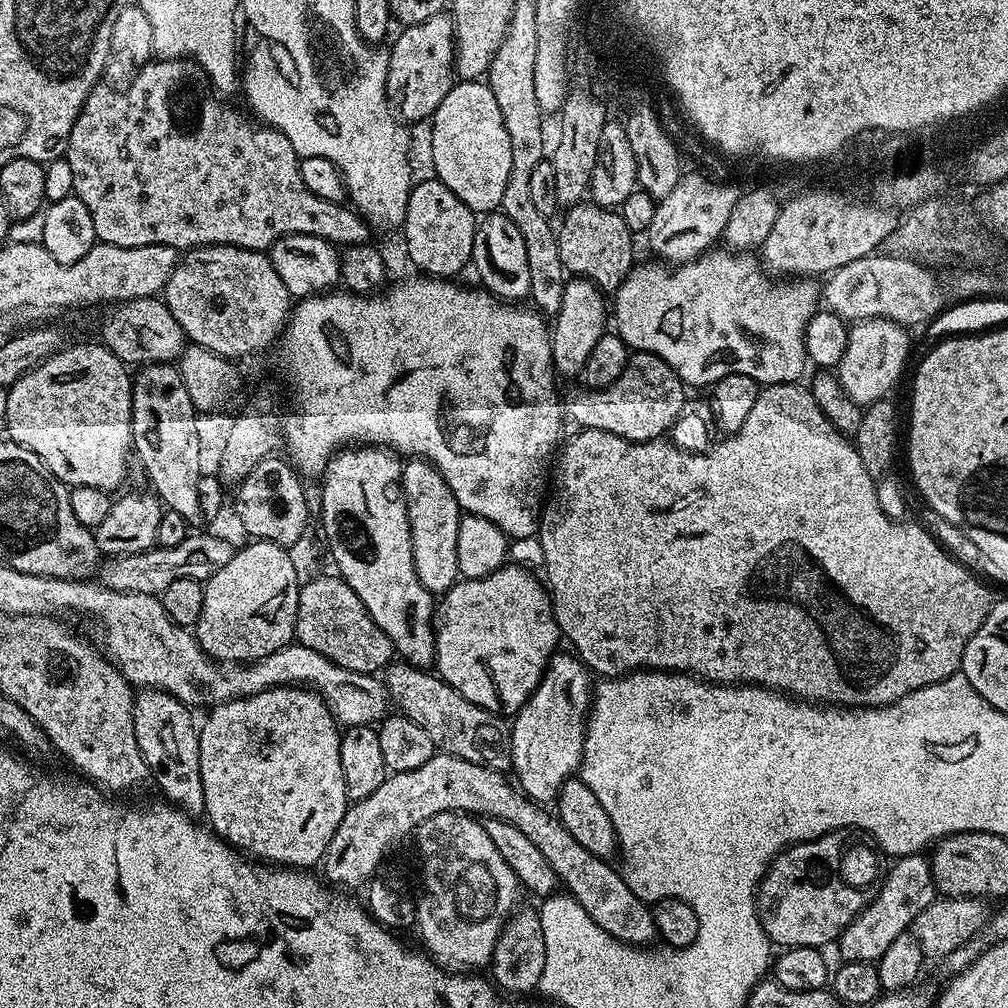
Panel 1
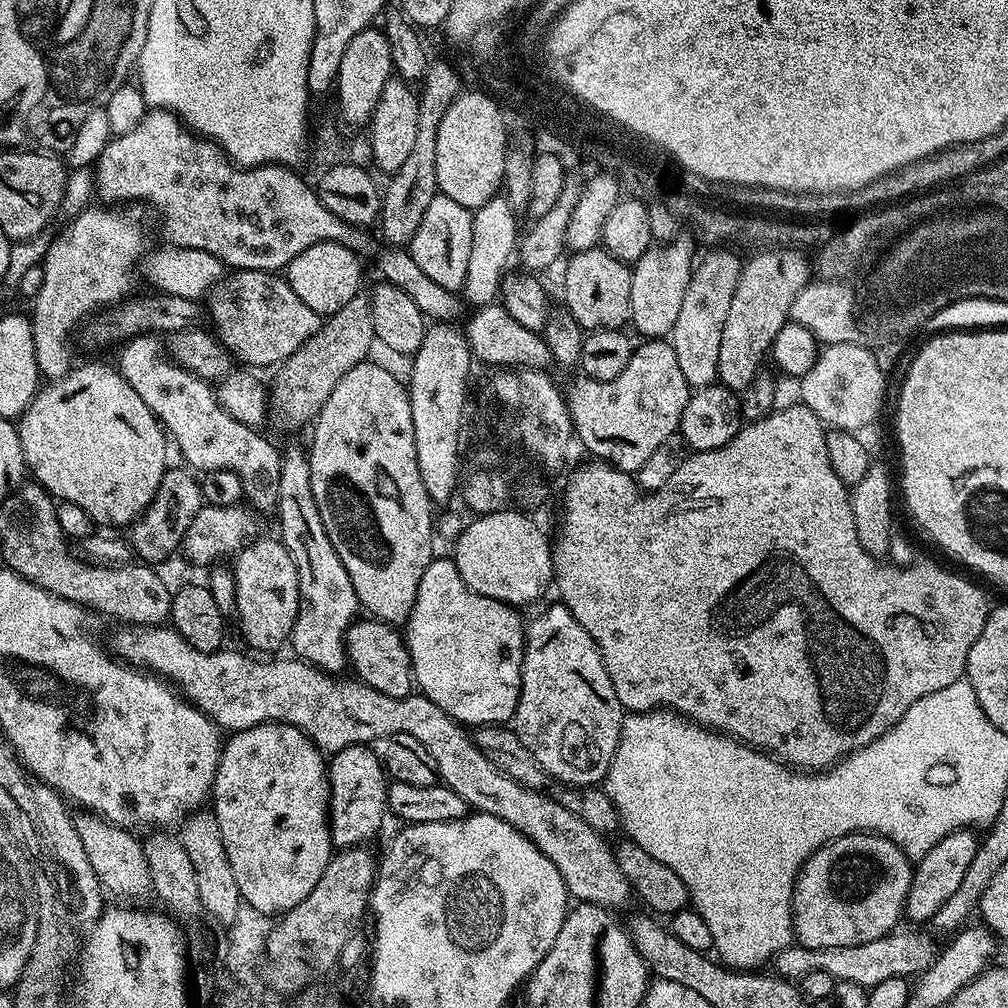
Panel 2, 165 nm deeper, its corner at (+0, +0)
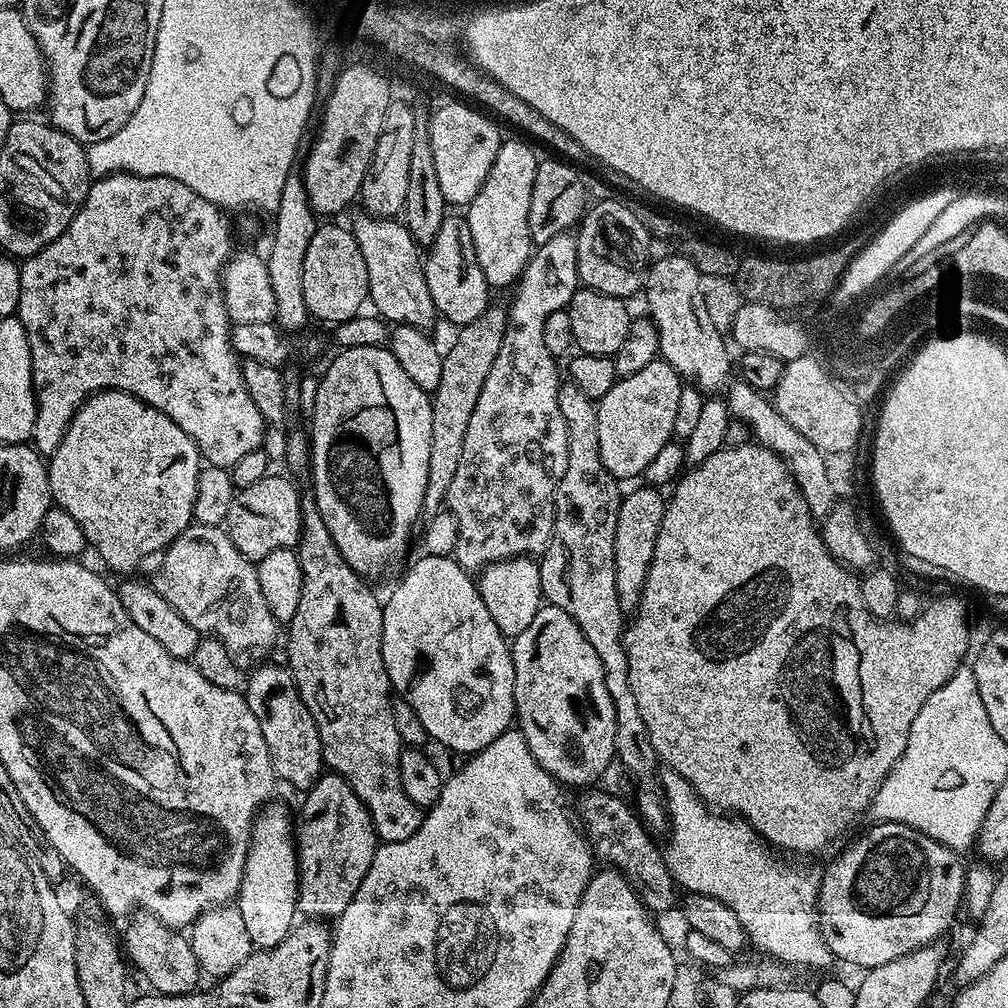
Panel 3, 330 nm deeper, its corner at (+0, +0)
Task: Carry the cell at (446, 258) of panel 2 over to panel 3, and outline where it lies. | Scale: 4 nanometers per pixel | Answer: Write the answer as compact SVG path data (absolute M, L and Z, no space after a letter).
M448 214L444 217L437 236L427 245L423 262L430 298L434 298L434 306L443 319L445 316L455 326L472 324L490 306L490 282L482 274L482 266L478 266L474 242L470 238L470 226L463 215Z

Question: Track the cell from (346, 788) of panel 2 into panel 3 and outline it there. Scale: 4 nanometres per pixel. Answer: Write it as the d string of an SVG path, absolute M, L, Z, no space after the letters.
M324 774L321 775L318 780L316 780L315 784L307 791L303 793L304 796L304 805L300 808L300 816L298 812L298 819L295 821L294 824L294 835L296 838L296 861L300 863L300 889L298 890L298 898L296 899L299 911L301 913L305 912L305 917L308 918L328 918L324 916L332 916L331 918L339 918L340 915L346 910L346 906L350 906L350 902L354 898L354 894L358 894L358 886L362 886L362 878L366 878L366 870L370 870L370 862L374 862L374 854L376 853L377 847L378 847L378 837L376 834L376 831L374 830L374 826L372 825L372 819L370 818L370 814L366 810L366 806L364 803L358 798L358 794L354 794L354 790L350 786L350 782L346 782L346 778L342 778L341 776L335 775L335 774Z

